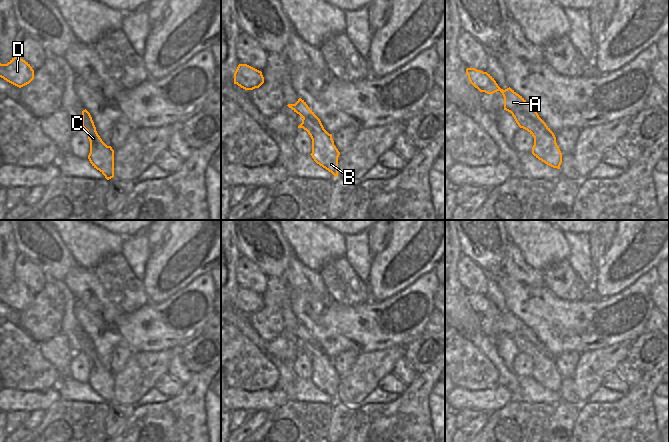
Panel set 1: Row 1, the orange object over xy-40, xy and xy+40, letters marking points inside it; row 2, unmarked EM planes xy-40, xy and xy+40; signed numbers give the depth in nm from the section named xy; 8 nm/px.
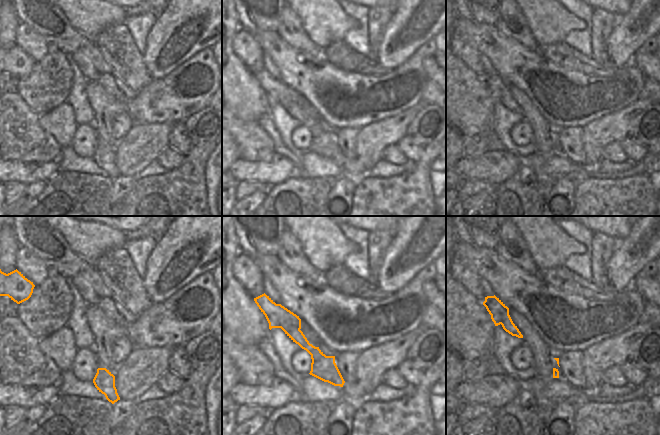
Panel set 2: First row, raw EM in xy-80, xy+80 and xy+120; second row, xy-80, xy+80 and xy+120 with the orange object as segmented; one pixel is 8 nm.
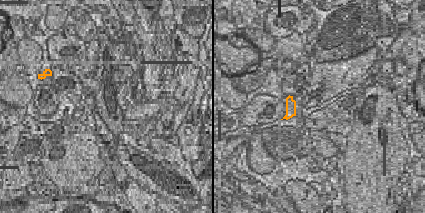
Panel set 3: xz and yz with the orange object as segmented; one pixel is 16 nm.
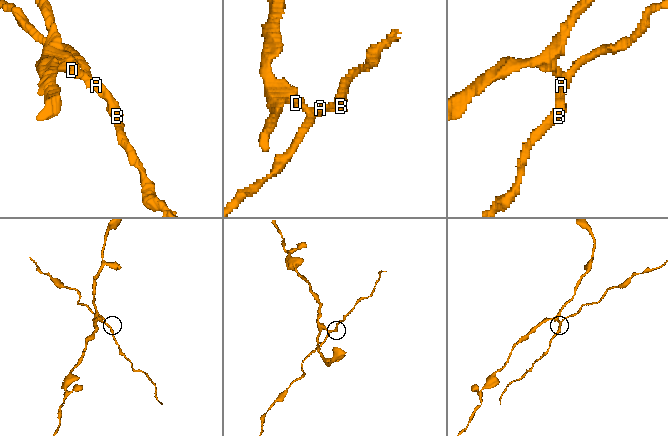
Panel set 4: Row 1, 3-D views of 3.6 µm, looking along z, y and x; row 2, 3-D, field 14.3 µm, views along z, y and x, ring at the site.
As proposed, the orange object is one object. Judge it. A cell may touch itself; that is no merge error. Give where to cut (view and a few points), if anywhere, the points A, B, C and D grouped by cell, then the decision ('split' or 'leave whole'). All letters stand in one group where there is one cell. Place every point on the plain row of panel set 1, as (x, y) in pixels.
cut in xy+40 along (510, 336), (524, 336), (538, 352), (540, 351); A D / B C; split

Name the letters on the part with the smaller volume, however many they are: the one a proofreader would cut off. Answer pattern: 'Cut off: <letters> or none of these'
Cut off: B, C

